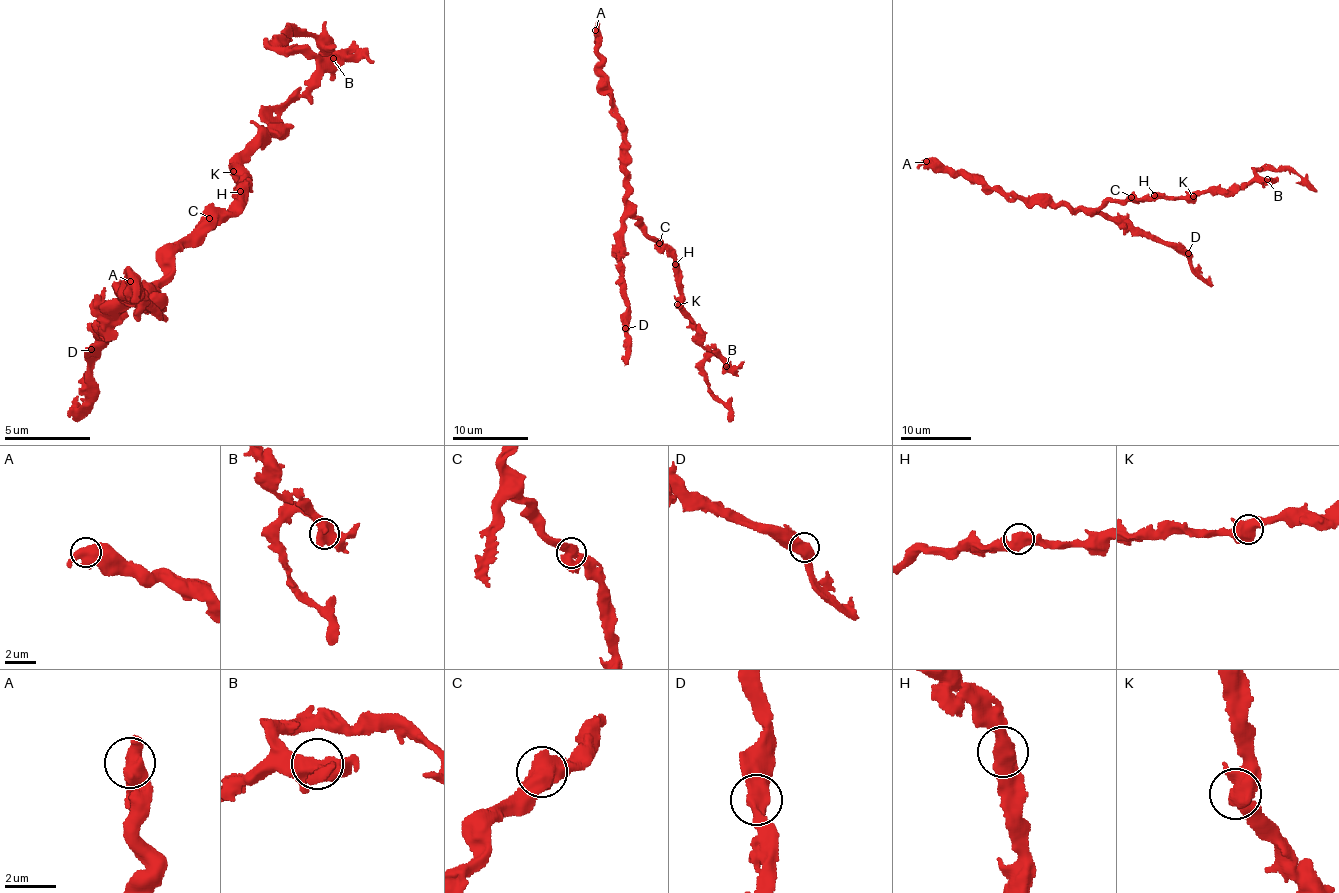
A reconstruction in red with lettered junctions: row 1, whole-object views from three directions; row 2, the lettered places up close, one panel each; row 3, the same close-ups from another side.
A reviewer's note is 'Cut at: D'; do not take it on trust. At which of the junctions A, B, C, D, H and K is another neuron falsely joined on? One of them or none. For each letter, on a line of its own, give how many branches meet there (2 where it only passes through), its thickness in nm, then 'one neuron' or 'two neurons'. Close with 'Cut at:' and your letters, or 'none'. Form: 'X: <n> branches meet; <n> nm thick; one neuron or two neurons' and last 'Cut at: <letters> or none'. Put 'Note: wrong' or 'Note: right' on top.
Note: wrong
A: 2 branches meet; 650 nm thick; one neuron
B: 3 branches meet; 550 nm thick; one neuron
C: 3 branches meet; 600 nm thick; one neuron
D: 2 branches meet; 600 nm thick; one neuron
H: 2 branches meet; 600 nm thick; one neuron
K: 3 branches meet; 550 nm thick; one neuron
Cut at: none

